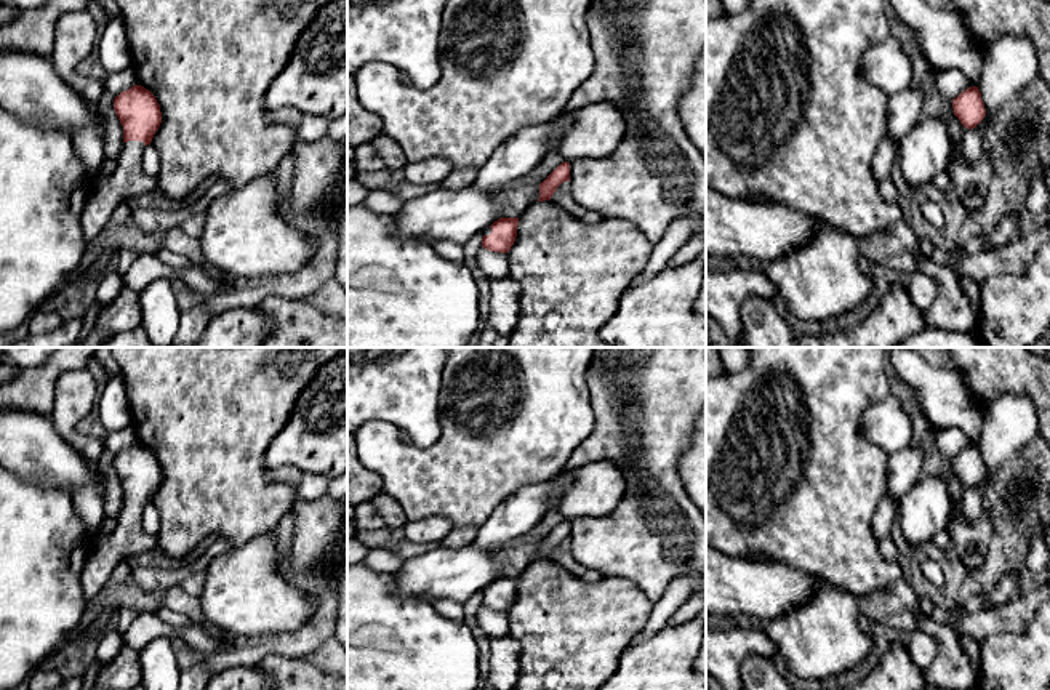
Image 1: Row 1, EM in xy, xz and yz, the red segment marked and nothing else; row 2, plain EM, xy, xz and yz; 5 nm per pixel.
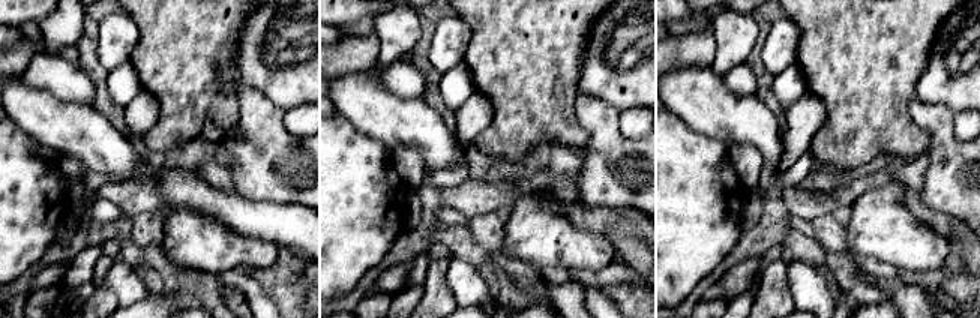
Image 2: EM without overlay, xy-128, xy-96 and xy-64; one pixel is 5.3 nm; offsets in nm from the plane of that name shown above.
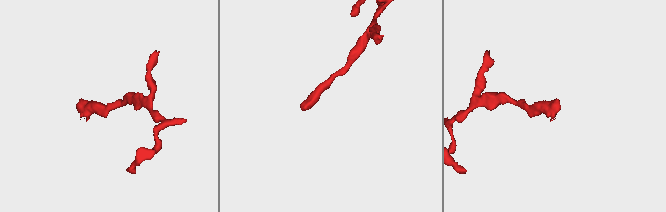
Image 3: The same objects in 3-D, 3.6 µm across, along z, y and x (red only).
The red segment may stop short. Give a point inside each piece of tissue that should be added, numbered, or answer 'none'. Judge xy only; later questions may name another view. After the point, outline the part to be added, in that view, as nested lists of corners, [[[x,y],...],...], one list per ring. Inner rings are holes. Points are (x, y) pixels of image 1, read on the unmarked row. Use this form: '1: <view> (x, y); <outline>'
1: xy (127, 540); [[[142,499],[123,501],[114,532],[90,544],[80,578],[86,600],[104,589],[117,564],[130,562],[158,544],[157,536],[142,532],[142,511]]]

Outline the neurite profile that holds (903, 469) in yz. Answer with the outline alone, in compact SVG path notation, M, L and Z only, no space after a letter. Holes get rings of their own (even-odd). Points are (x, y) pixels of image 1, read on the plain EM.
M909 445L888 455L885 495L900 503L920 479L922 466L924 451L920 445Z

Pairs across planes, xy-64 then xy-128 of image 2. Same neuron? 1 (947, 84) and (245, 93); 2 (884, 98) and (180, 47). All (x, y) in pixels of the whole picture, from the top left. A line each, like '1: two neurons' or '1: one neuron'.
1: two neurons
2: one neuron

